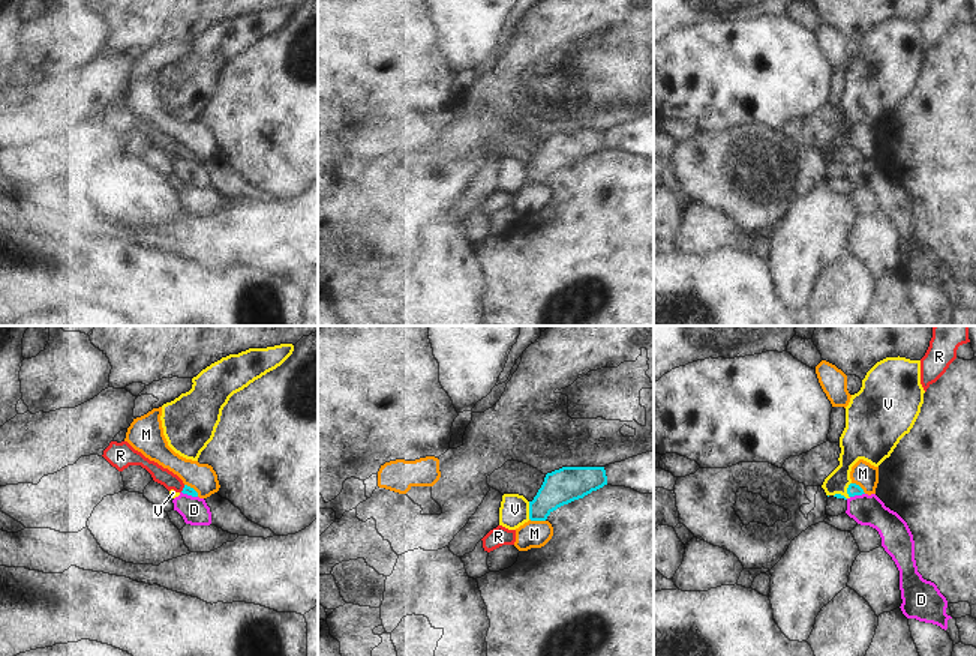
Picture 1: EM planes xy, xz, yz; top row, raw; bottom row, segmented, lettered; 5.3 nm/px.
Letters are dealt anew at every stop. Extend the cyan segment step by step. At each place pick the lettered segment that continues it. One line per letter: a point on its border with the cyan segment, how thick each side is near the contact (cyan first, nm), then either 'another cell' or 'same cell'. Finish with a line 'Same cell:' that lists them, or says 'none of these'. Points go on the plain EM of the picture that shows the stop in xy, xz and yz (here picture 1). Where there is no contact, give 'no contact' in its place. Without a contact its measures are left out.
D: yz (856, 158) | 70/160 nm | another cell
M: xz (537, 183) | 190/140 nm | another cell
R: xy (183, 152) | 50/90 nm | same cell
V: yz (849, 159) | 70/130 nm | another cell
Same cell: R

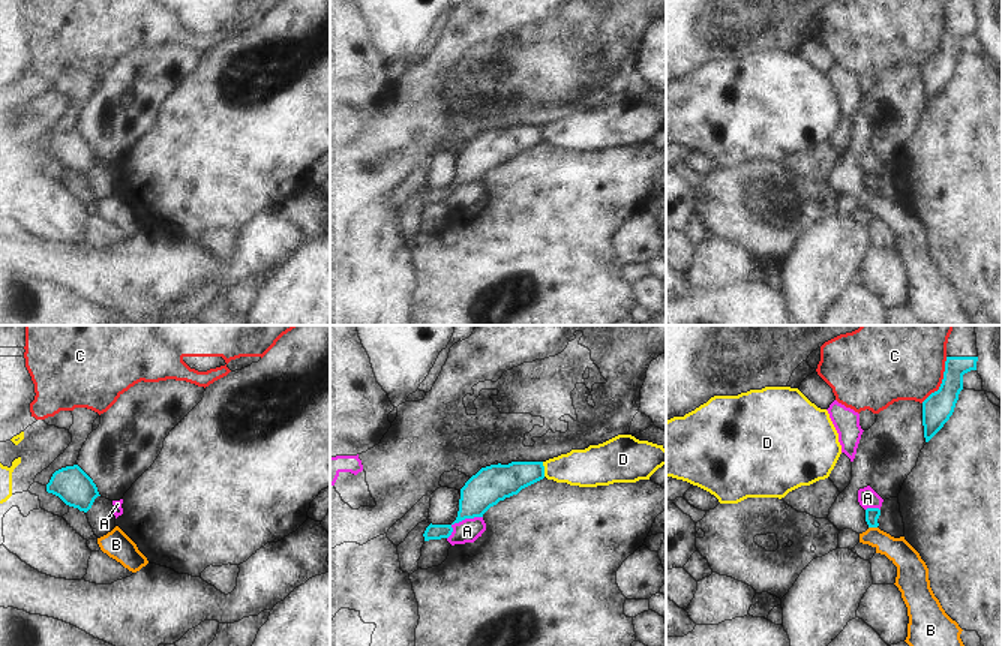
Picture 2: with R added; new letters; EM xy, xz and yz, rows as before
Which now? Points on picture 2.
A: xz (461, 185) | 200/130 nm | another cell
B: yz (873, 191) | 80/140 nm | another cell
C: yz (942, 45) | 160/360 nm | another cell
D: xz (543, 134) | 190/200 nm | another cell
Same cell: none of these

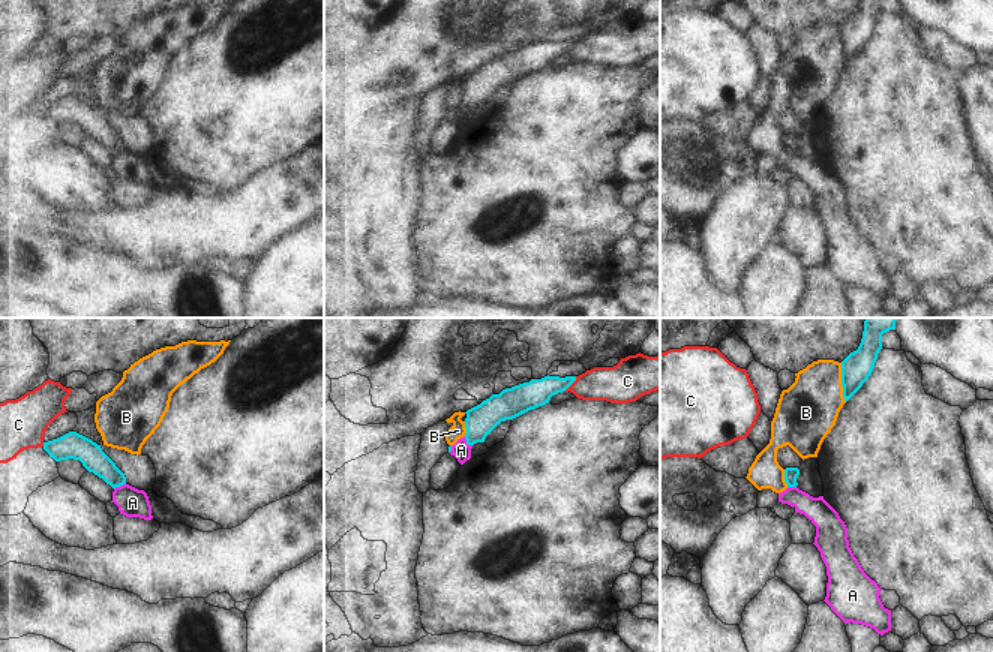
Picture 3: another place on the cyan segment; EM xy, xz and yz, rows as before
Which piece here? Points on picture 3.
A: xz (467, 107) | 160/100 nm | another cell
B: yz (842, 47) | 160/320 nm | another cell
C: xz (570, 48) | 150/200 nm | another cell
Same cell: none of these

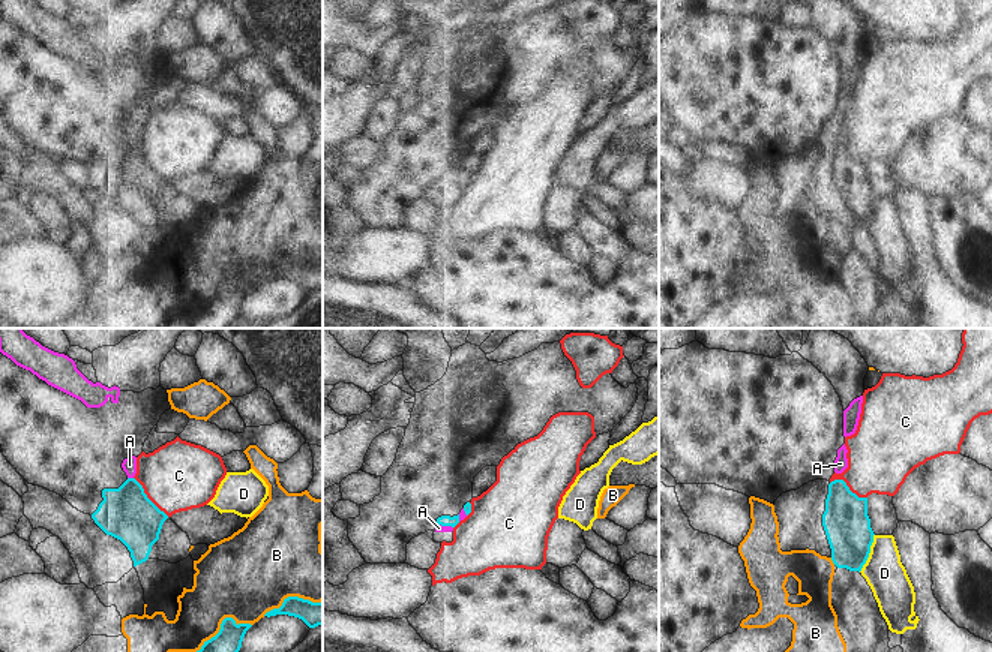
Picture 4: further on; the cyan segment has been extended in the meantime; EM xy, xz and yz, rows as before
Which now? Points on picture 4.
A: xy (131, 143) | 280/80 nm | same cell
B: xy (221, 288) | 190/400 nm | another cell
C: xy (147, 162) | 280/380 nm | another cell
D: yz (869, 216) | 240/220 nm | another cell
Same cell: A

